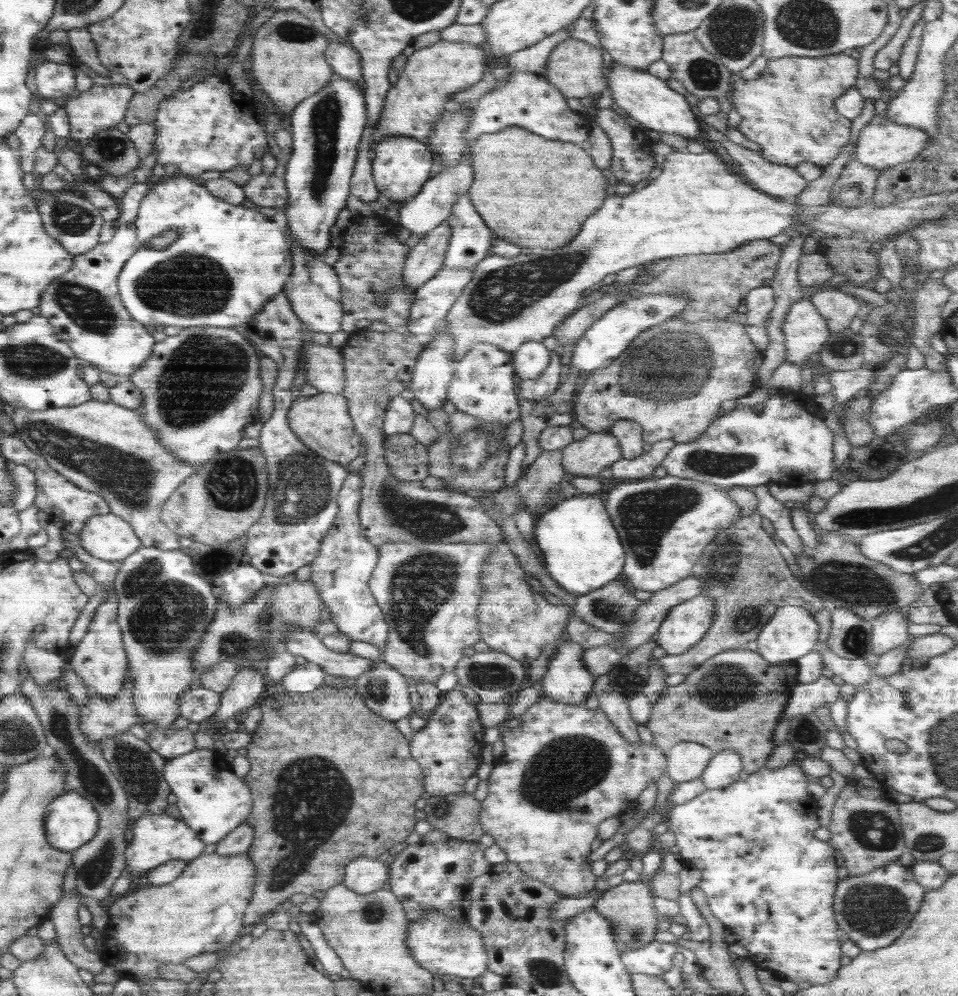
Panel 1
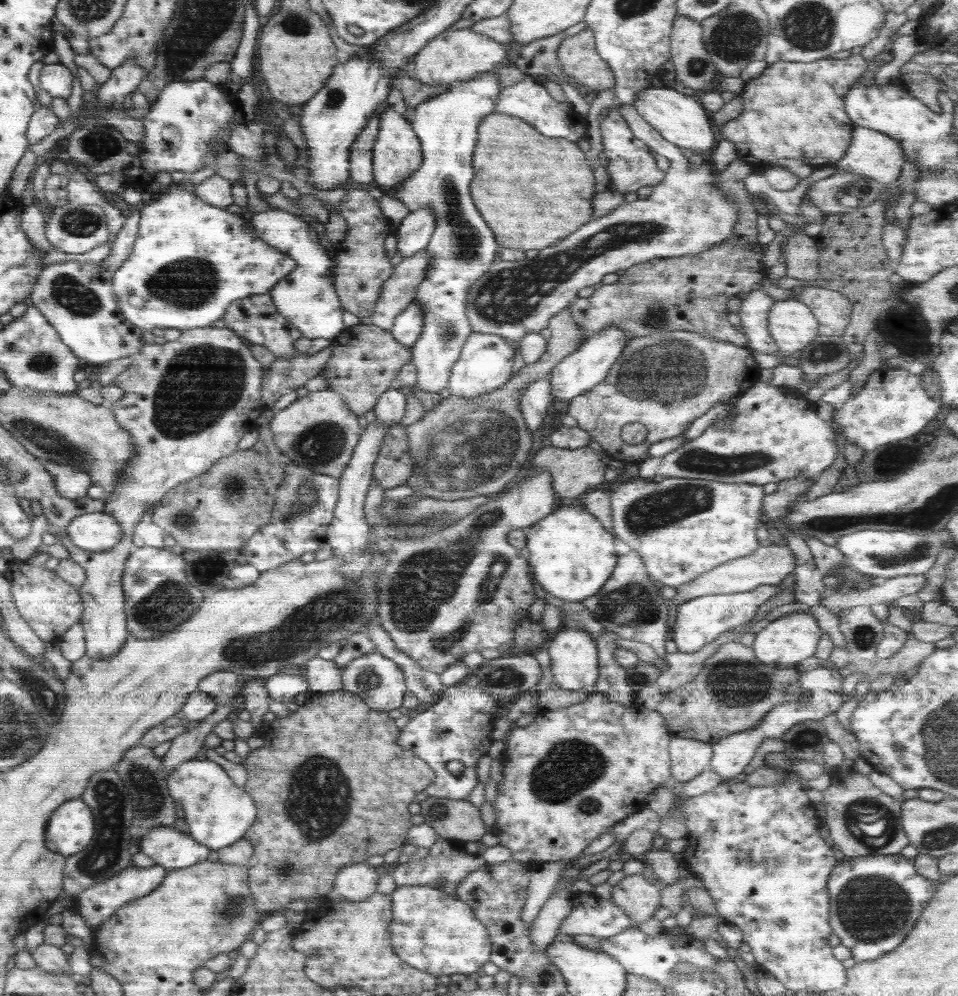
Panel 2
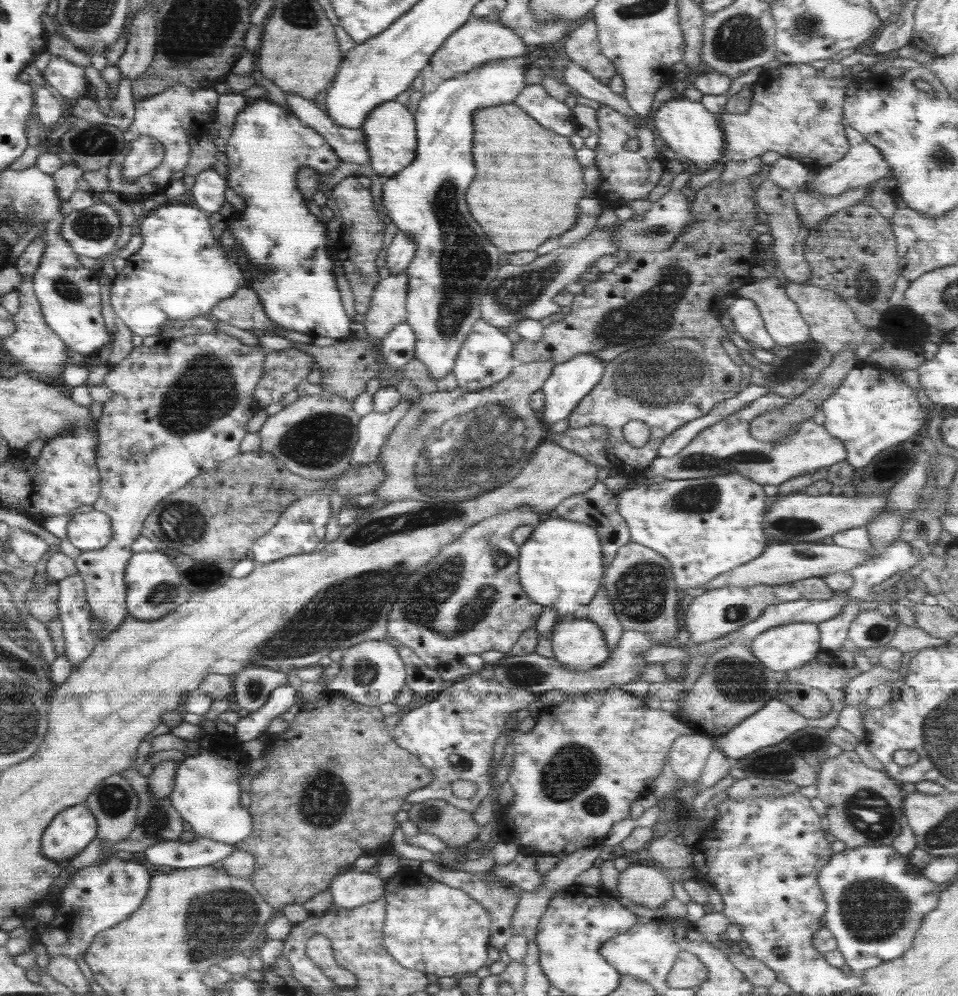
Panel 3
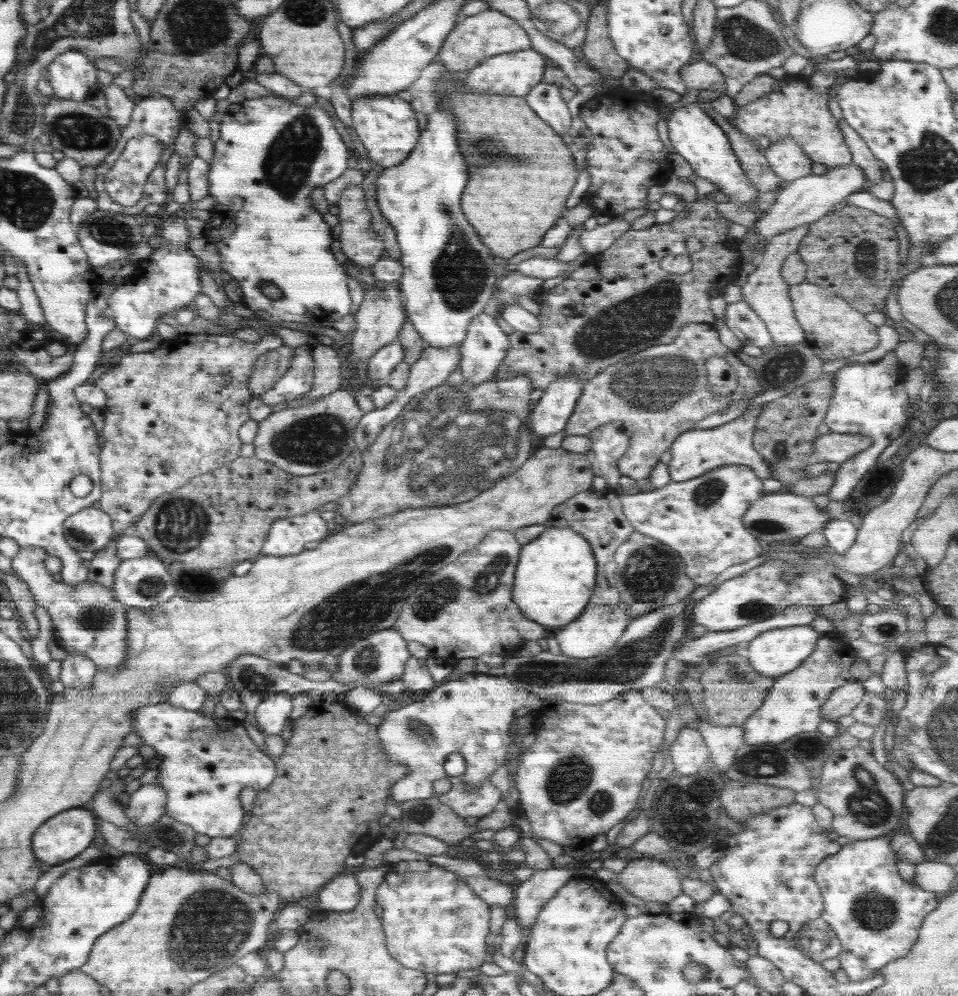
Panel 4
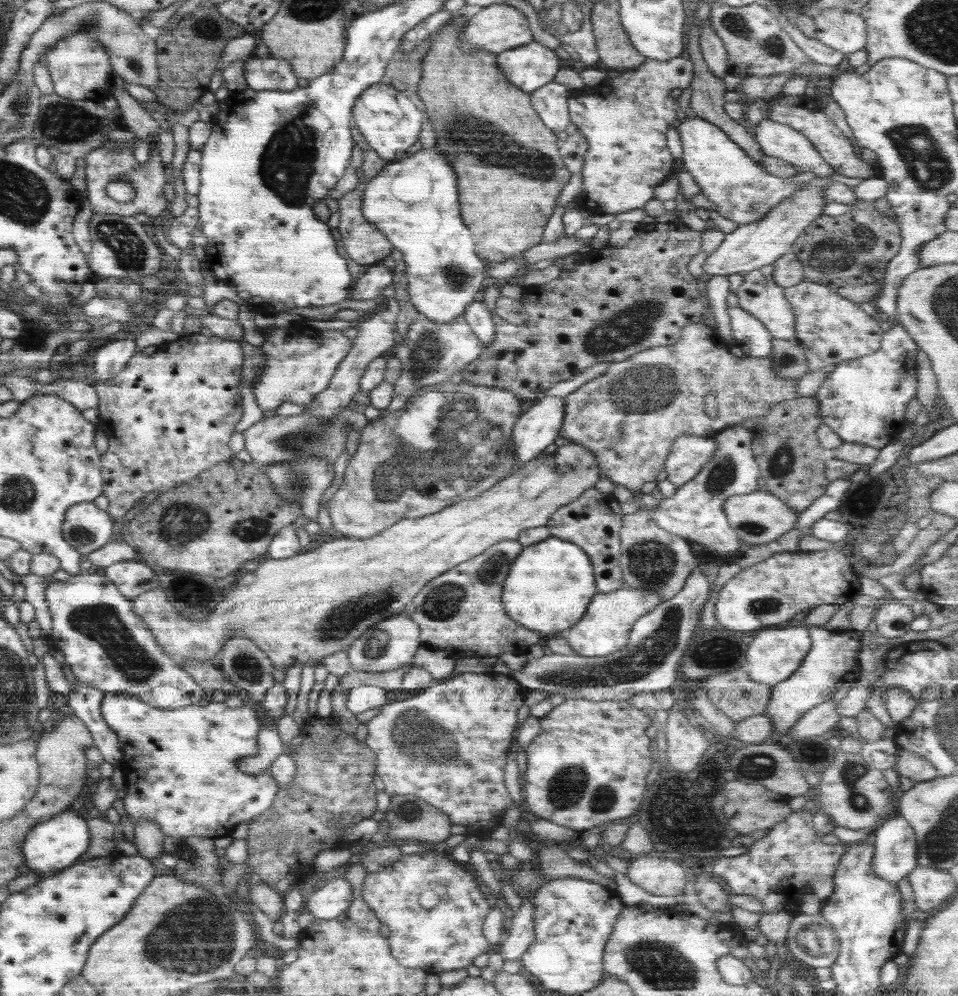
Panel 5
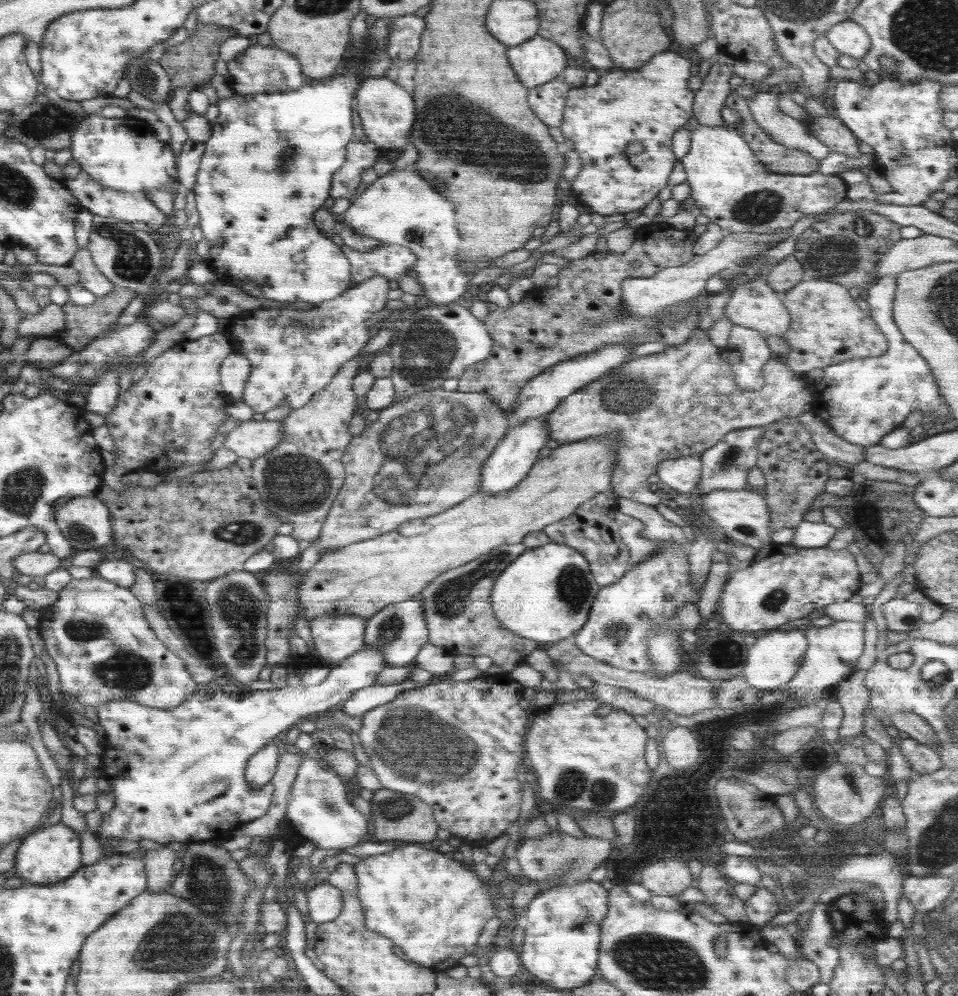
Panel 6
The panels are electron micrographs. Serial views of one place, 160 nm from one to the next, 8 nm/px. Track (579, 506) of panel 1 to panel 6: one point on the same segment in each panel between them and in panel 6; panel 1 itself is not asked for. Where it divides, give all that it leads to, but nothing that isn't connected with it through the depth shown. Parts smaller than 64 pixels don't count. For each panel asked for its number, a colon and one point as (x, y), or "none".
2: (571, 555)
3: (561, 566)
4: (555, 578)
5: (549, 586)
6: (545, 595)

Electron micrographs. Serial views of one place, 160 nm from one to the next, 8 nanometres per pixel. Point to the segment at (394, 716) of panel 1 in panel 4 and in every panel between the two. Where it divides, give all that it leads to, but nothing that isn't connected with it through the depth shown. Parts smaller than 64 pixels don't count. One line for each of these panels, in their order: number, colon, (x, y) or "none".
2: (378, 681)
3: (371, 673)
4: (381, 657)

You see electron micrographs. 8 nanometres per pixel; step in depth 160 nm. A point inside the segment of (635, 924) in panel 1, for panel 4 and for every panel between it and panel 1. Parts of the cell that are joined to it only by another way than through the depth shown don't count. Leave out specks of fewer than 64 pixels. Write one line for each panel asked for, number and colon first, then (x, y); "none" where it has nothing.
2: (639, 898)
3: (652, 887)
4: (650, 880)

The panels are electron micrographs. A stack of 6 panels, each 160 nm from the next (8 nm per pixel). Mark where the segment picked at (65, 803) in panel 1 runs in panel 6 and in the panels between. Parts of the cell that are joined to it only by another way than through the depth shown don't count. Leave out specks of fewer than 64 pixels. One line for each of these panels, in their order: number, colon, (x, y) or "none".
2: (71, 828)
3: (69, 833)
4: (65, 836)
5: (53, 845)
6: (49, 855)

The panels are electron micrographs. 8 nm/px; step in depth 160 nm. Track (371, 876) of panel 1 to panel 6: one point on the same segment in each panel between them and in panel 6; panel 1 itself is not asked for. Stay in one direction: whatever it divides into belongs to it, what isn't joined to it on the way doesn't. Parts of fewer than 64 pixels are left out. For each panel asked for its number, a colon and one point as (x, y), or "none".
2: (356, 882)
3: (351, 888)
4: (342, 893)
5: (328, 902)
6: (325, 902)

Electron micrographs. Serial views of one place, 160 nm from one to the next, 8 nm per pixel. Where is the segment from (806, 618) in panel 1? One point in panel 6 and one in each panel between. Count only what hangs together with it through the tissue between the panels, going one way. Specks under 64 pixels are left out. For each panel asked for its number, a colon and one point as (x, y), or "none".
2: (789, 640)
3: (787, 647)
4: (775, 652)
5: (776, 653)
6: (771, 661)

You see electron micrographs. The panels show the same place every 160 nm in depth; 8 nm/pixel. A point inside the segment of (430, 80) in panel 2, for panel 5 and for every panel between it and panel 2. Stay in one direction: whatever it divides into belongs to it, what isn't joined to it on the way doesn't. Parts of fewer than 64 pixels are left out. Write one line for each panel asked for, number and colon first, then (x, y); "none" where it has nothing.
3: (477, 41)
4: (480, 36)
5: (498, 27)

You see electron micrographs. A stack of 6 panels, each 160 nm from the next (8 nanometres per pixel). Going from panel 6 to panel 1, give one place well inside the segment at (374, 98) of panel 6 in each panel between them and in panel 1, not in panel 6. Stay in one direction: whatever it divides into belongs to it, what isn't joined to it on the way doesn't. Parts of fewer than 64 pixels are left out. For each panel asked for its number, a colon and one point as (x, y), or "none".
1: (402, 165)
2: (397, 154)
3: (391, 139)
4: (387, 126)
5: (389, 122)

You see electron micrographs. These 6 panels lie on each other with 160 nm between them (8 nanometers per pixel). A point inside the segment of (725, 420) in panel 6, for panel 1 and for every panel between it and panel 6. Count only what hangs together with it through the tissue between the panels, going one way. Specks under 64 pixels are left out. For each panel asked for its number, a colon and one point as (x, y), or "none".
1: (672, 378)
2: (665, 382)
3: (665, 385)
4: (658, 393)
5: (629, 417)

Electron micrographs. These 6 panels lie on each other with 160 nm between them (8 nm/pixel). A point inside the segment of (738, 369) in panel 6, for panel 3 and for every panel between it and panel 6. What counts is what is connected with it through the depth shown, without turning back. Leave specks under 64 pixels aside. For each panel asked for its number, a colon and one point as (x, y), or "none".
3: (745, 316)
4: (747, 326)
5: (748, 332)

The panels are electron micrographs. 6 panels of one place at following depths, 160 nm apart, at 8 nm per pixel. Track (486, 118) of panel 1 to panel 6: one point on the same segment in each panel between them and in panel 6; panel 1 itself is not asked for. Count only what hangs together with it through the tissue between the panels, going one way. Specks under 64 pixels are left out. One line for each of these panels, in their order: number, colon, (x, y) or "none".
2: (528, 100)
3: (551, 114)
4: (545, 100)
5: (551, 101)
6: (547, 101)

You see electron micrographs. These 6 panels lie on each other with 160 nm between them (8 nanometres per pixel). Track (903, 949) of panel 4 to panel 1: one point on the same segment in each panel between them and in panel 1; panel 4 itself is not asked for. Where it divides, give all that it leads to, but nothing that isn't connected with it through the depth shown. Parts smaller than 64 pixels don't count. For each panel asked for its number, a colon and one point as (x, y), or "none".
1: (873, 909)
2: (875, 901)
3: (876, 900)

